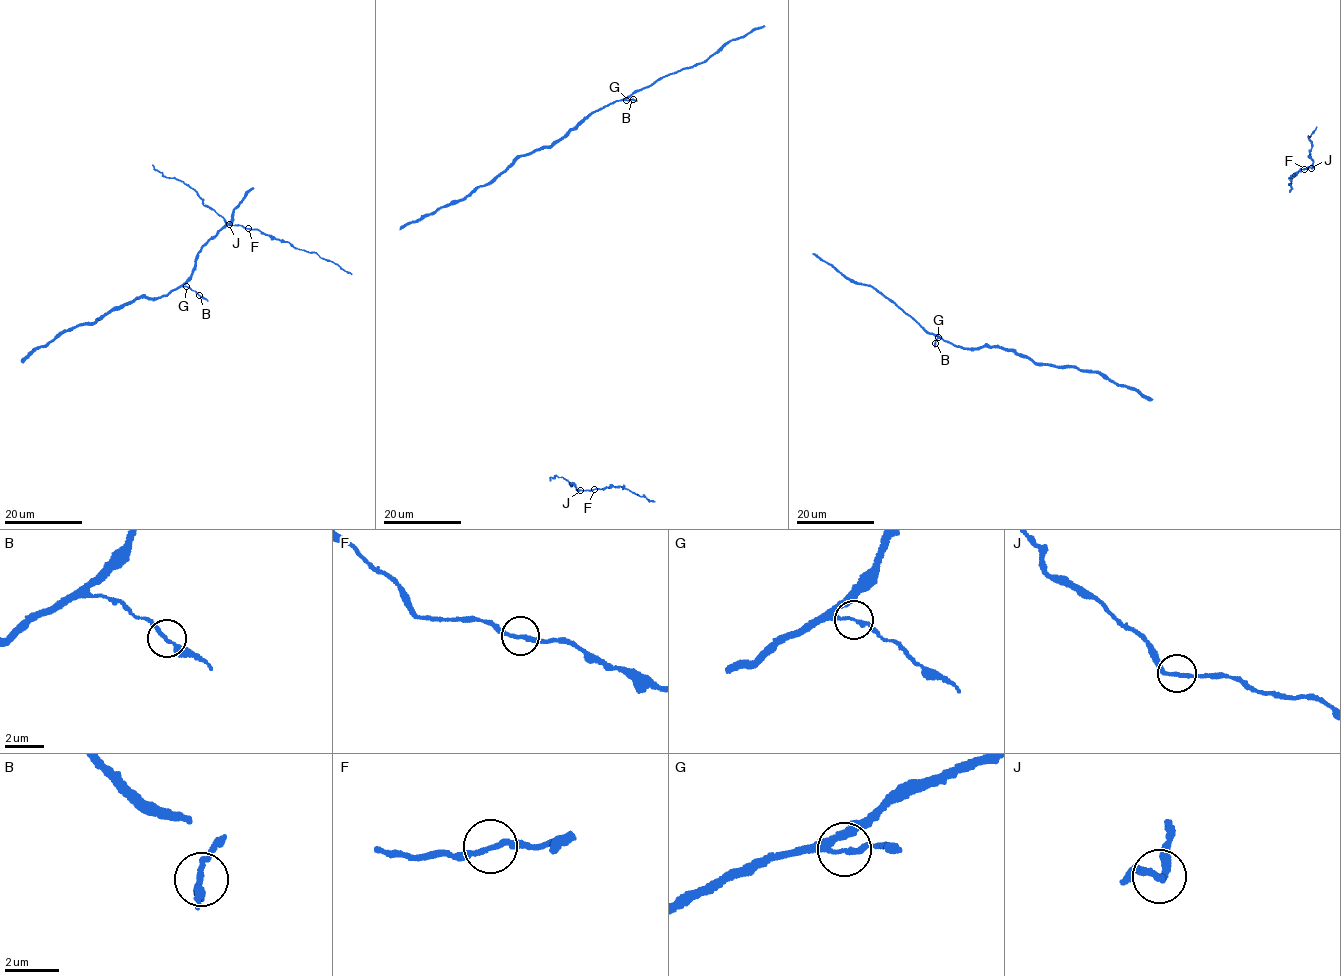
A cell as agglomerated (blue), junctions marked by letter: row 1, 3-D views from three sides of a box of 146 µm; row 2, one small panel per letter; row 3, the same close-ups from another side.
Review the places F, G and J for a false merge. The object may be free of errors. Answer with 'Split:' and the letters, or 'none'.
Split: none

